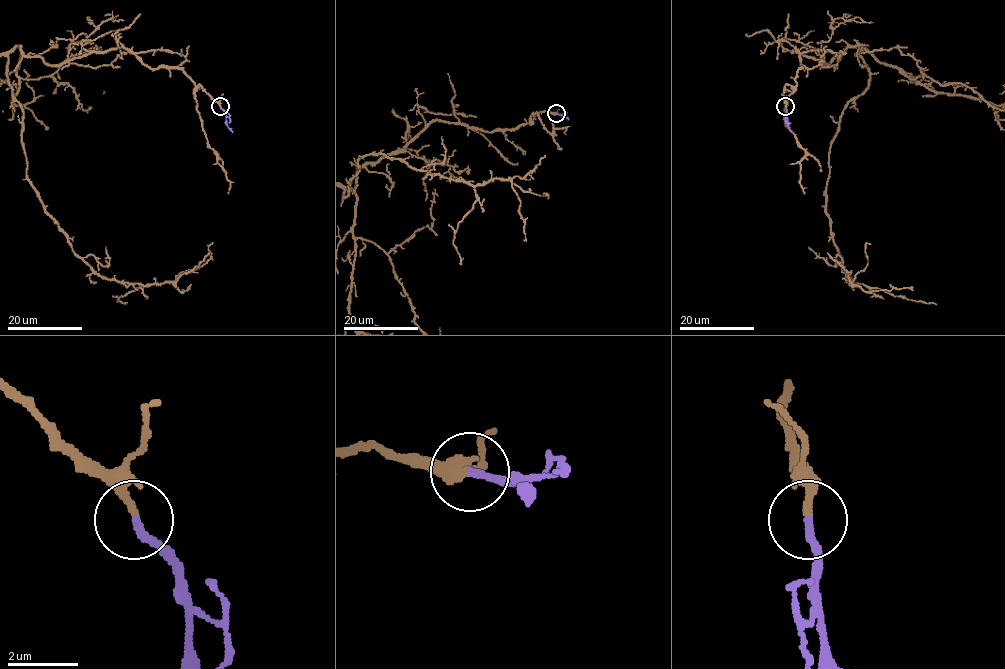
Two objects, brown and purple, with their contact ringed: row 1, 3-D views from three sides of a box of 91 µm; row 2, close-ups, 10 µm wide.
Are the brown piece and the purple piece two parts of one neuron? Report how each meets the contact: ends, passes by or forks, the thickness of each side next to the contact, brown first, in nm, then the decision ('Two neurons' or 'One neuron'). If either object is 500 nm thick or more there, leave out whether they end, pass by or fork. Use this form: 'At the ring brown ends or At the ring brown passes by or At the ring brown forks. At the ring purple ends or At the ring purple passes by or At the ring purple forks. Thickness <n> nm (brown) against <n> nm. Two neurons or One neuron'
At the ring brown ends. At the ring purple ends. Thickness 240 nm (brown) against 240 nm. One neuron

